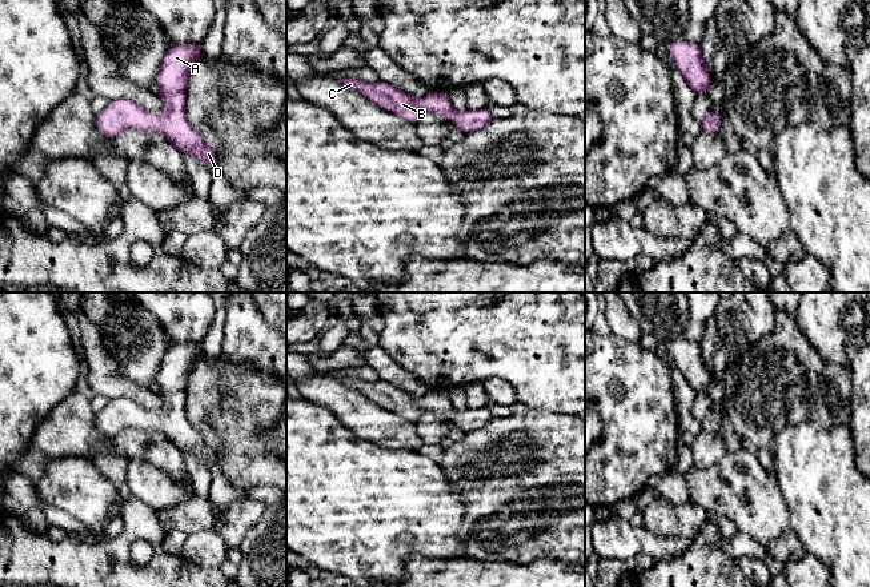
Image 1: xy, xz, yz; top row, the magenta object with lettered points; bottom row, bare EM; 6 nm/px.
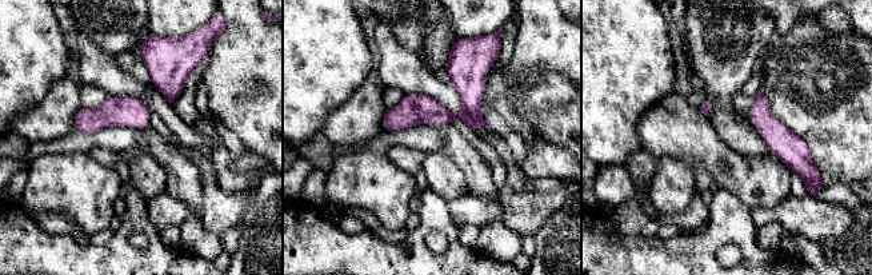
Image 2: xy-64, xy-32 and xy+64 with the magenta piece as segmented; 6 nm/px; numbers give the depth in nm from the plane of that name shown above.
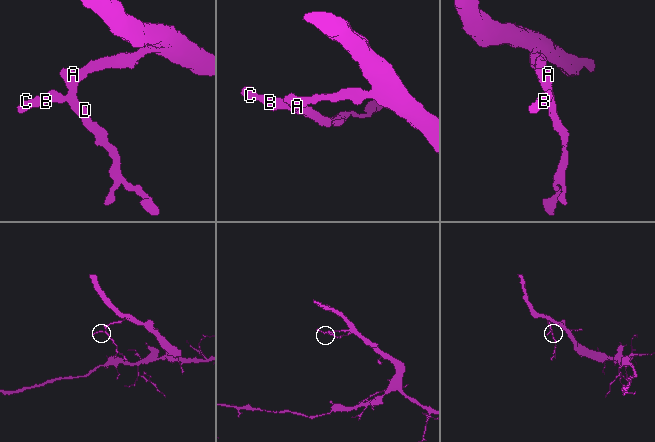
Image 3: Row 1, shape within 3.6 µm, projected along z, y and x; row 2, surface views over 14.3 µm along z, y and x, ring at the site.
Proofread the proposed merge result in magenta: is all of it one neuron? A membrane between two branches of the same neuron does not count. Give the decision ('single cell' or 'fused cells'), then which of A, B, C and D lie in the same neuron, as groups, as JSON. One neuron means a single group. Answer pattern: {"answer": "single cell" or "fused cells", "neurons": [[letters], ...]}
{"answer": "single cell", "neurons": [["A", "B", "C", "D"]]}

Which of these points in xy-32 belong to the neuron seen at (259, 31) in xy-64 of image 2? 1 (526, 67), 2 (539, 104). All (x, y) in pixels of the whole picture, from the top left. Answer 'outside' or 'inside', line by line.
1: inside
2: outside

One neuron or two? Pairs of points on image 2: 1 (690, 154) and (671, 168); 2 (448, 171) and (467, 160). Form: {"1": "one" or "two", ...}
{"1": "two", "2": "two"}

